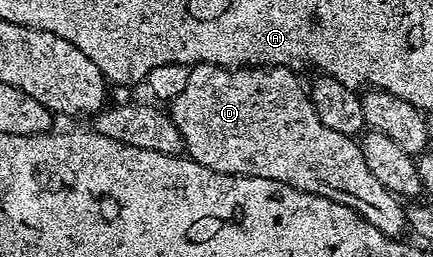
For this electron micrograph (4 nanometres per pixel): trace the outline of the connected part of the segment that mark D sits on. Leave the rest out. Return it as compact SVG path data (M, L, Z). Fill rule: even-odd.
M192 65L190 71L185 91L169 103L169 112L177 131L181 133L186 156L192 161L218 173L273 179L294 189L321 195L357 211L387 237L399 239L404 236L403 229L405 233L408 228L407 209L400 198L390 193L370 173L355 137L341 135L341 131L333 131L317 119L308 90L291 74L294 72L290 68L269 65L224 69L222 65Z

